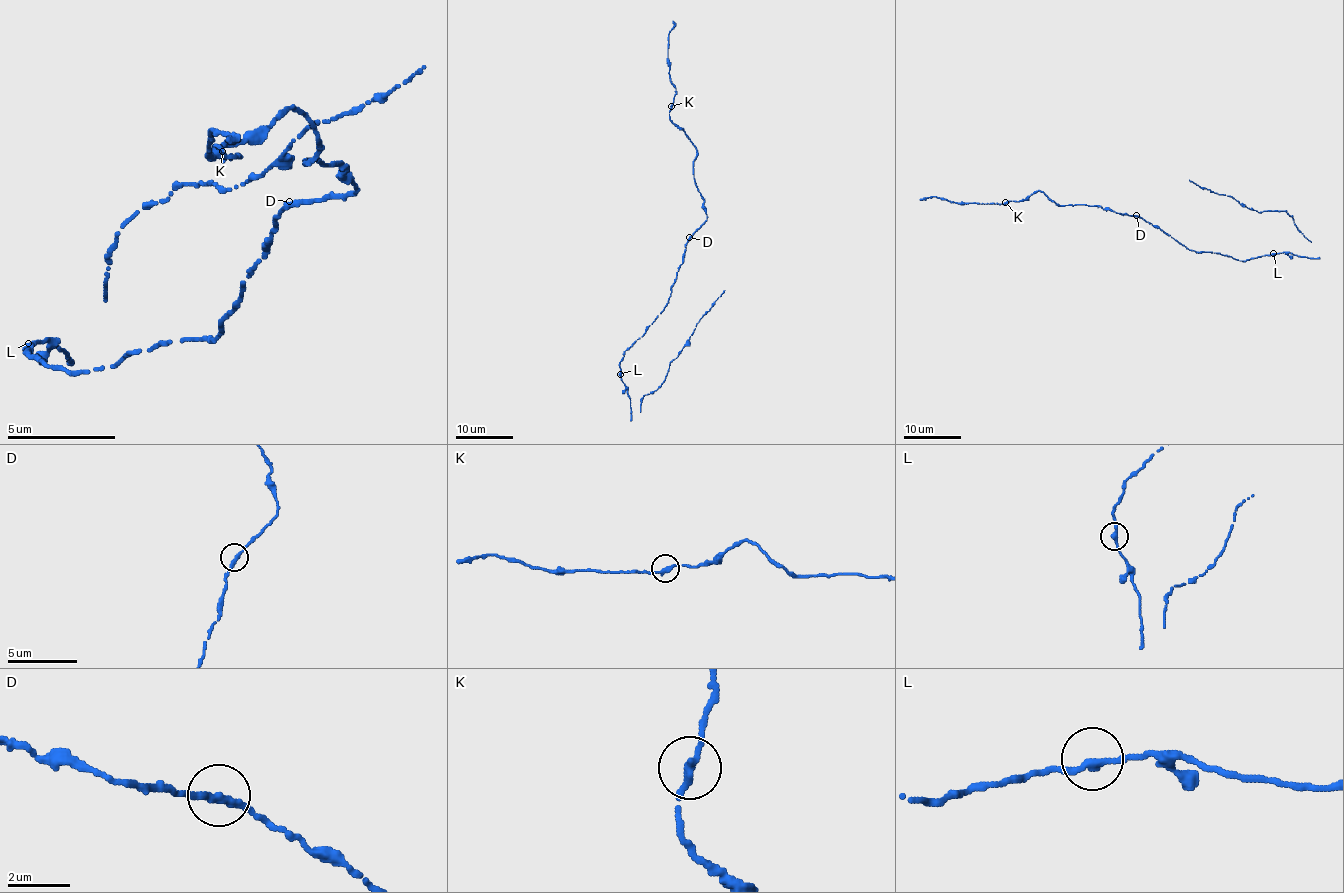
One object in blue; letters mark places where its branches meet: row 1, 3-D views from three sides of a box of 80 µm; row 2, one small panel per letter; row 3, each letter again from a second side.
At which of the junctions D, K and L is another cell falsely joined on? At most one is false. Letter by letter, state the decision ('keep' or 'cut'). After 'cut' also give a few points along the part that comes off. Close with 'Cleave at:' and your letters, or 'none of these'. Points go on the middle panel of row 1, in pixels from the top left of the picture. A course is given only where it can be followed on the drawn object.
D: keep
K: keep
L: keep
Cleave at: none of these

